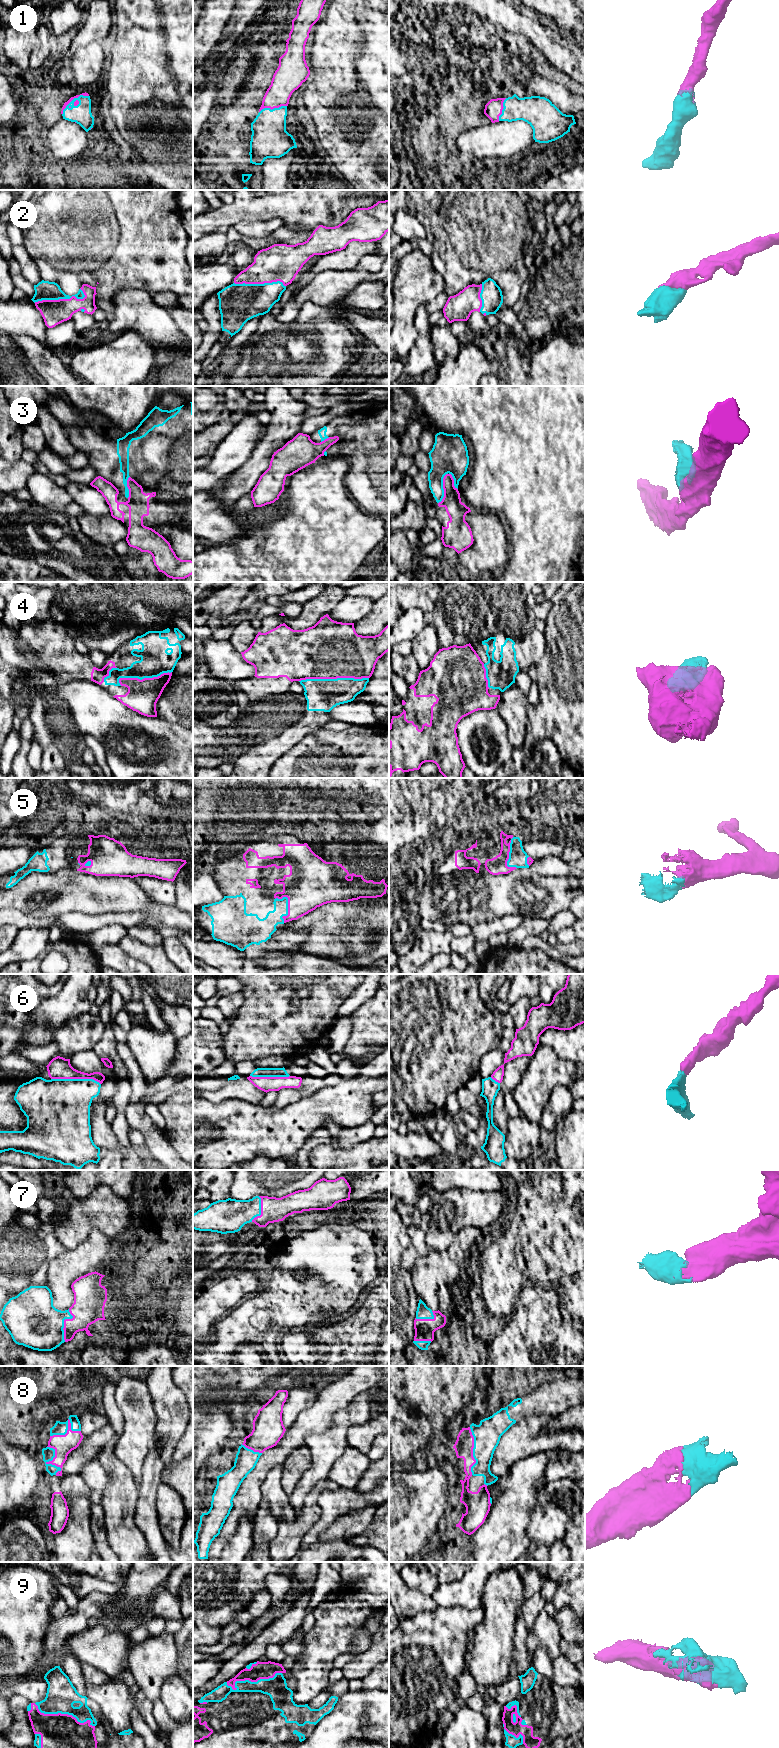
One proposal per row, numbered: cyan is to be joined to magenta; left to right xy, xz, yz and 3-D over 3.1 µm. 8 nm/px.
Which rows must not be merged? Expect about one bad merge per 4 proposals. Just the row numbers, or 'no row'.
3

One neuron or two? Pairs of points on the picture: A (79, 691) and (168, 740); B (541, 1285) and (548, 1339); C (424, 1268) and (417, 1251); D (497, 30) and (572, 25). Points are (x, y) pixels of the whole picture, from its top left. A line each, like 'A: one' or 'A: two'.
A: one
B: one
C: two
D: two

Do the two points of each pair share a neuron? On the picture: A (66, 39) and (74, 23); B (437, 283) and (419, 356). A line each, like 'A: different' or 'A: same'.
A: same
B: different

